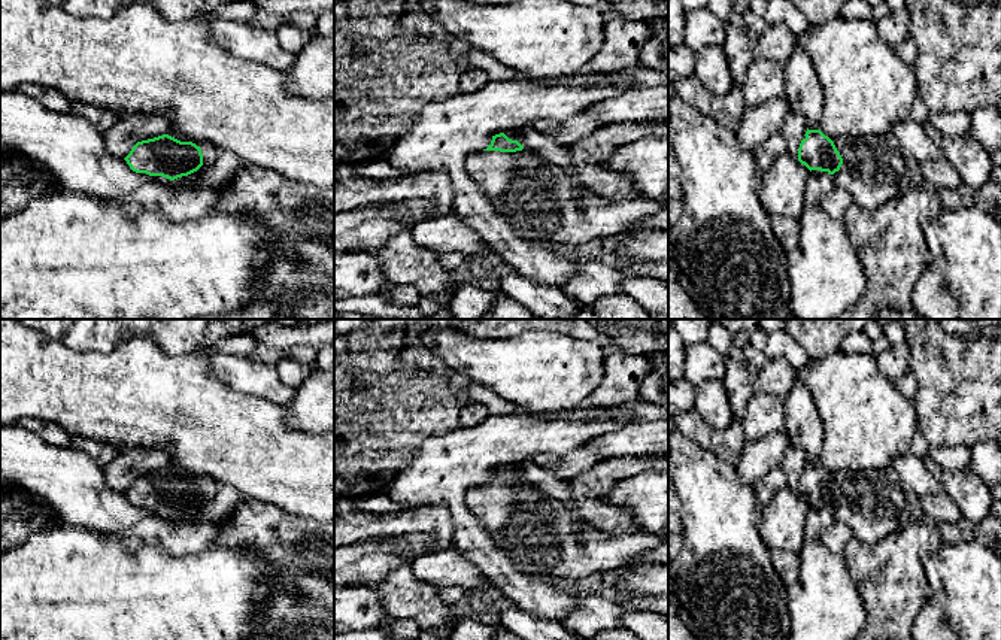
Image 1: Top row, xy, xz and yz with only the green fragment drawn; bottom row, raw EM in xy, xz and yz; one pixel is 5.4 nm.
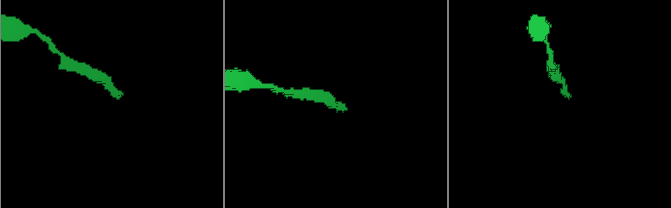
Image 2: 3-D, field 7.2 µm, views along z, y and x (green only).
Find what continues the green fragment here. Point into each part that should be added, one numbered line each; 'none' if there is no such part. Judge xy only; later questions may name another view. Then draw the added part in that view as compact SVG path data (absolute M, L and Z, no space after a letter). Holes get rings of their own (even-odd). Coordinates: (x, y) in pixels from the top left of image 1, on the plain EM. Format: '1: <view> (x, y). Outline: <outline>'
1: xy (209, 487). Outline: M172 462L167 468L181 474L181 476L195 477L201 483L203 500L197 506L194 506L188 510L178 512L175 515L170 515L170 513L163 512L163 510L152 510L152 513L158 519L166 521L166 522L191 519L198 510L201 510L215 497L218 485L210 477L207 477L206 474L191 474L188 470L185 470L183 467L181 467L176 462Z

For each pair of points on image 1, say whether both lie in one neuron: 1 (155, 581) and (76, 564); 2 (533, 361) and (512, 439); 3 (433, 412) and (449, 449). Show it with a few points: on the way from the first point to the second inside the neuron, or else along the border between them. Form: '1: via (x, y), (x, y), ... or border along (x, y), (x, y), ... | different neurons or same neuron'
1: via (136, 581), (96, 581) | same neuron
2: border along (524, 412), (539, 413) | different neurons
3: border along (458, 425), (428, 436), (413, 454) | different neurons

